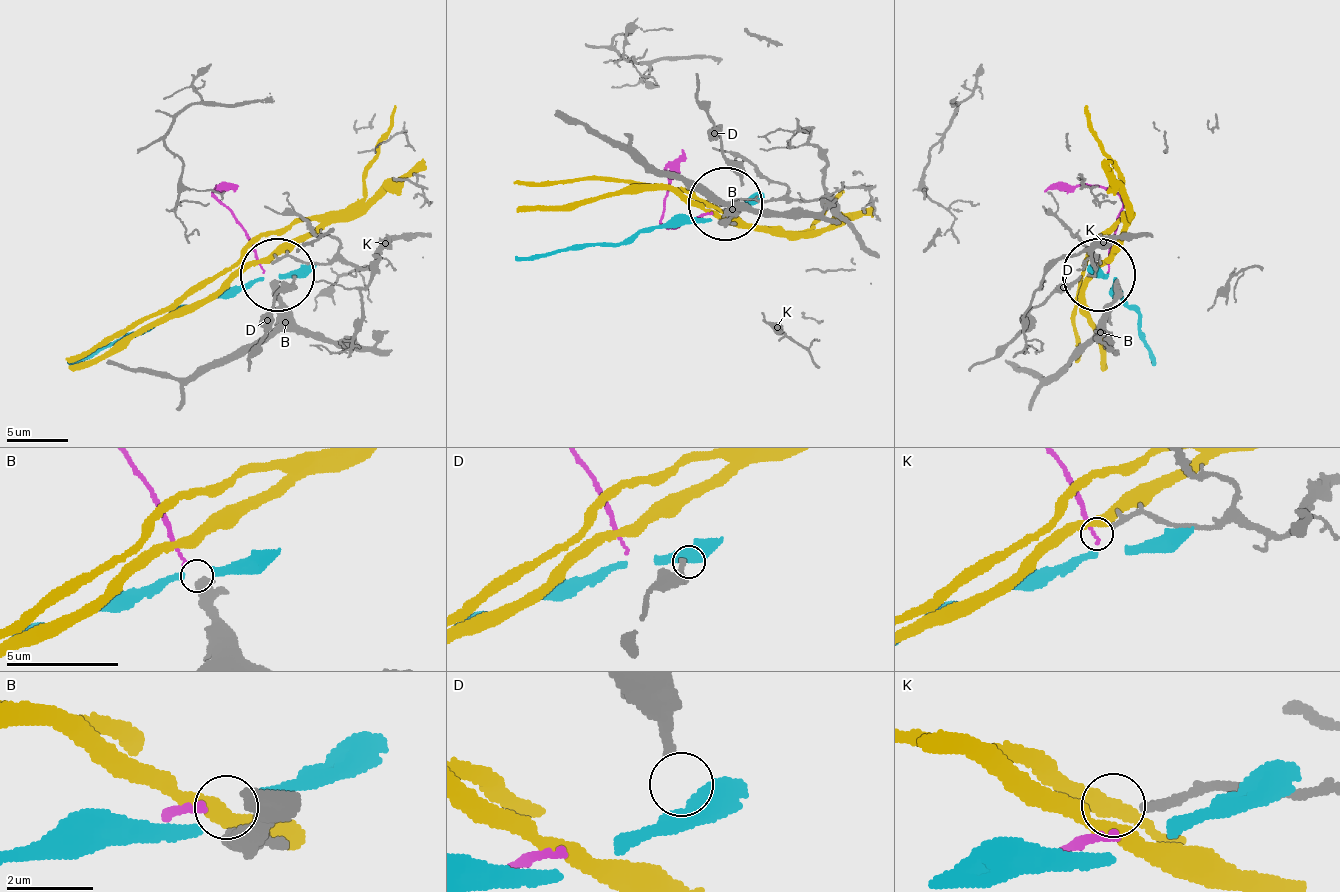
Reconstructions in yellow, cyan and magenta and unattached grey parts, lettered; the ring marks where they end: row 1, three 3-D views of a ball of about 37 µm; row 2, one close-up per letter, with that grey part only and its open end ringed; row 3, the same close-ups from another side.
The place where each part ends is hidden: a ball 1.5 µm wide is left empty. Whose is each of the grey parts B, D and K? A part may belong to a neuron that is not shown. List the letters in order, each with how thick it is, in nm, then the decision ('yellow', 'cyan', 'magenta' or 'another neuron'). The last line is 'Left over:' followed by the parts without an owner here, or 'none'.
B: 600 nm thick; magenta
D: 240 nm thick; cyan
K: 240 nm thick; another neuron
Left over: K

